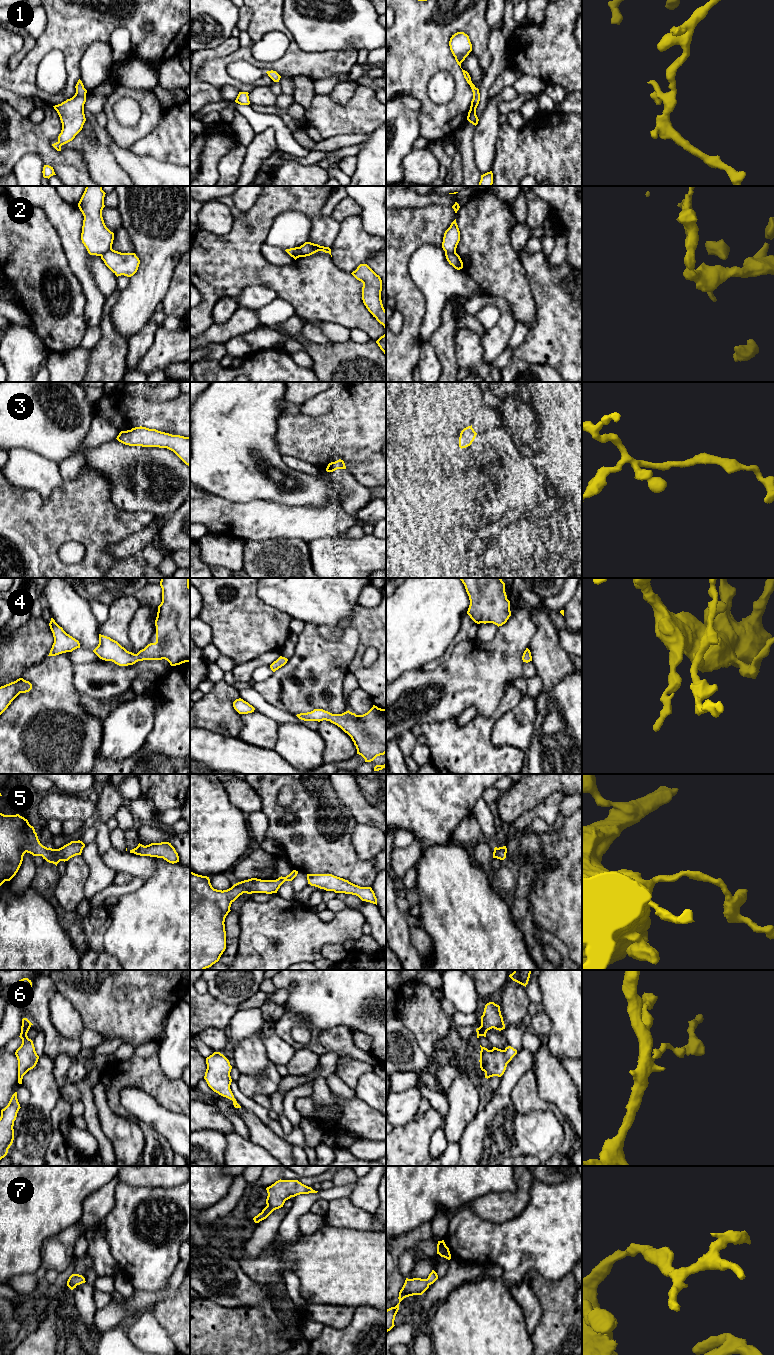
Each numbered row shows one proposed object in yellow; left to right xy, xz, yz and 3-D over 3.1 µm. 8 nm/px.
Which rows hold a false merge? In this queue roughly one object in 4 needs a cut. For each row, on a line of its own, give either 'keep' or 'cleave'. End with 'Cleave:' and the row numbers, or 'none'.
1: keep
2: cleave
3: keep
4: keep
5: keep
6: keep
7: keep
Cleave: 2

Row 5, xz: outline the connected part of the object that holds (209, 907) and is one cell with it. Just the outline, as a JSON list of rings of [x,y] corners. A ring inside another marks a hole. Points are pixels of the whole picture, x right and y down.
[[[293,870],[286,877],[276,880],[251,878],[234,884],[227,890],[214,889],[207,876],[190,871],[190,970],[205,970],[219,961],[226,949],[225,918],[231,911],[231,904],[243,893],[277,893],[285,881],[292,881],[298,874]]]

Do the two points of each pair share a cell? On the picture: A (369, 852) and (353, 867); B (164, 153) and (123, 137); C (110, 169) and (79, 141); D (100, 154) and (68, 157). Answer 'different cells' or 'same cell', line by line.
A: different cells
B: different cells
C: same cell
D: different cells

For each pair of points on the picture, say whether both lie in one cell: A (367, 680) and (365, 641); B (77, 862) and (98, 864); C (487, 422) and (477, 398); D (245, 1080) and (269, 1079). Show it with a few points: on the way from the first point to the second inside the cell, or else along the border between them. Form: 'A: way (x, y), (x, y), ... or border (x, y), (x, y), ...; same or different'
A: way (359, 670), (358, 655), (360, 651); same
B: border (81, 854), (88, 867), (88, 878), (85, 886); different
C: way (483, 416), (478, 404); same
D: way (251, 1081), (263, 1081); same

